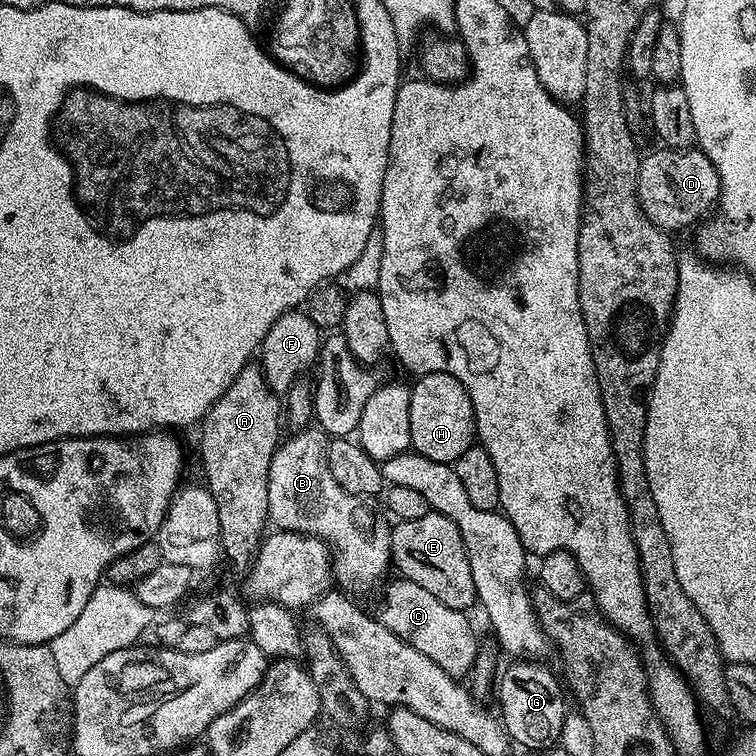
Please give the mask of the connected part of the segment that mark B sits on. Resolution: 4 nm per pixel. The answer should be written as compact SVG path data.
M304 426L293 432L296 433L277 447L274 458L268 462L267 519L273 520L279 531L317 536L331 546L334 549L332 575L341 589L379 585L389 575L392 564L389 521L376 513L372 505L375 503L369 497L346 494L334 482L334 474L330 474L330 465L326 463L330 439L327 432L316 426Z

